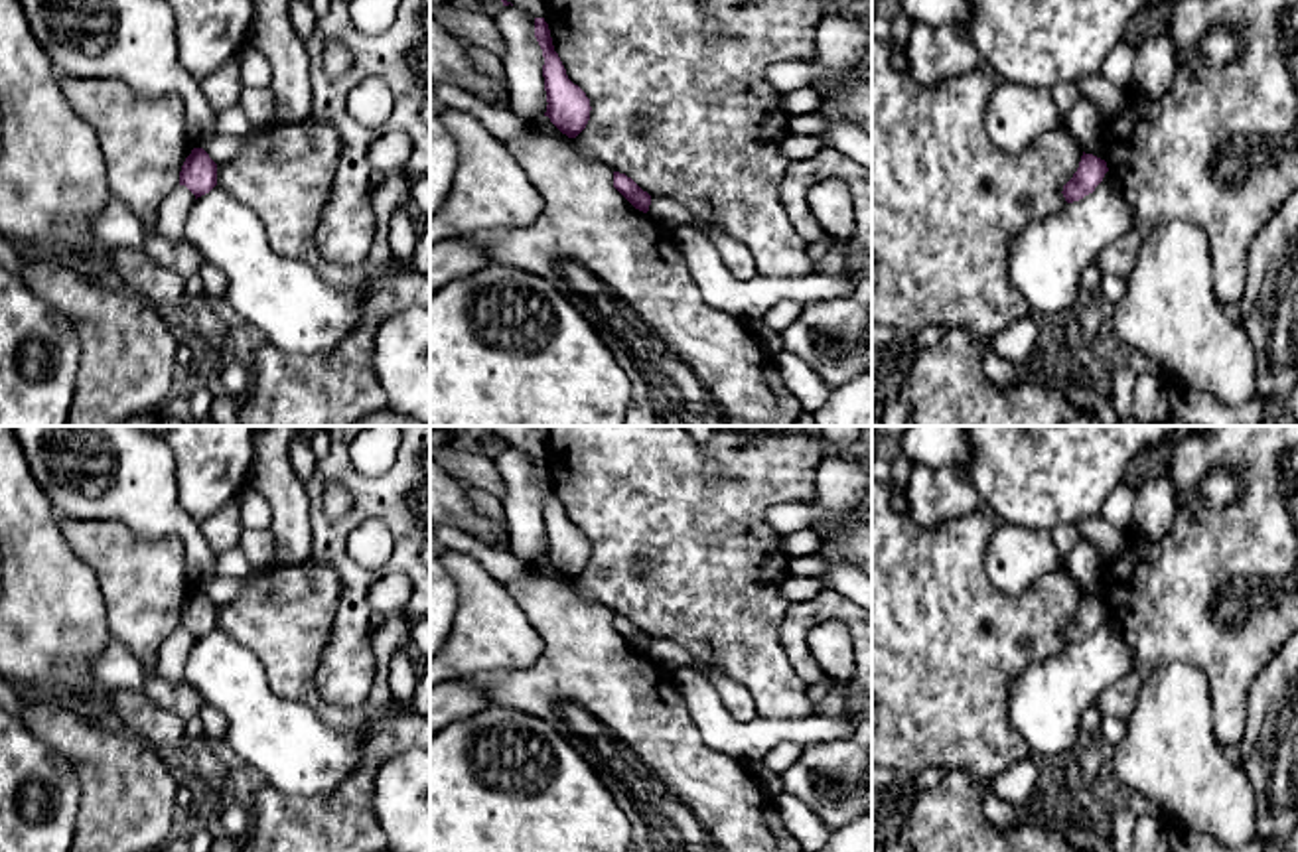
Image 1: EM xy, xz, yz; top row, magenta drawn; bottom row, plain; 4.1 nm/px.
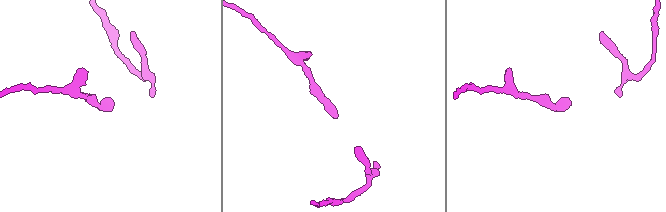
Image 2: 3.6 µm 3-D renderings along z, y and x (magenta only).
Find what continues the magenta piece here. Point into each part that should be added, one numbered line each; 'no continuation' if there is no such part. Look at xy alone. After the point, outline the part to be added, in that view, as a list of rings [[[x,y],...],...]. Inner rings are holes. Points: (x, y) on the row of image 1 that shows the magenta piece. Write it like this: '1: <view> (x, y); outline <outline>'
no continuation

